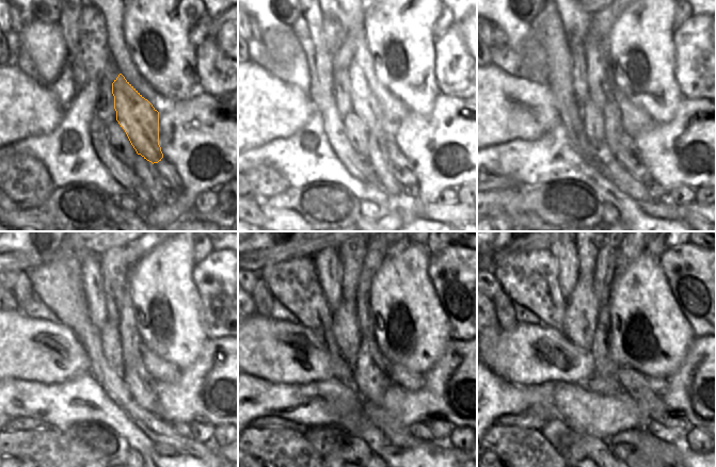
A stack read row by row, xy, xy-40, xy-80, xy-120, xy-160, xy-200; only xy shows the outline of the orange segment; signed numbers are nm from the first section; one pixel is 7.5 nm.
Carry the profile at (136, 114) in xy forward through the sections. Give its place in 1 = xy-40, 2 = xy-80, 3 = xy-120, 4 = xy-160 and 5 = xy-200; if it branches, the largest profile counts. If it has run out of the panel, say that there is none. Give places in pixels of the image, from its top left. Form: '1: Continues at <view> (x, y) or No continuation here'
1: Continues at xy-40 (365, 105)
2: Continues at xy-80 (595, 45)
3: Continues at xy-120 (116, 263)
4: Continues at xy-160 (351, 253)
5: Continues at xy-200 (587, 253)

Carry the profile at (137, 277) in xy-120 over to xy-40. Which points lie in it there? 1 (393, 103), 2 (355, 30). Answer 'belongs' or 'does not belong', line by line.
1: does not belong
2: does not belong

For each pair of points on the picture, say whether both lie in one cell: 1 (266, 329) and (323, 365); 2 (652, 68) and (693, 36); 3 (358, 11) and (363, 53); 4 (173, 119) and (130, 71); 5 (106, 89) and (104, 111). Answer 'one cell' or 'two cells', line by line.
1: one cell
2: two cells
3: one cell
4: two cells
5: one cell

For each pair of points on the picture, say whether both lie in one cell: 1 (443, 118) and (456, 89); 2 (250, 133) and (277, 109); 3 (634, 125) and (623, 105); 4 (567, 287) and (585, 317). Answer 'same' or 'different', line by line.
1: different
2: same
3: same
4: different

